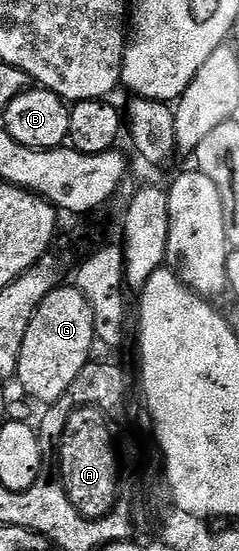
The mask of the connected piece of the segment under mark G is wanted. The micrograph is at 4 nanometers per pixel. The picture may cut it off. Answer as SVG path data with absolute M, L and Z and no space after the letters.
M59 285L44 297L32 317L32 325L28 325L24 349L20 349L16 382L36 402L51 405L64 395L86 363L91 362L90 350L94 345L93 309L88 297L75 285Z

